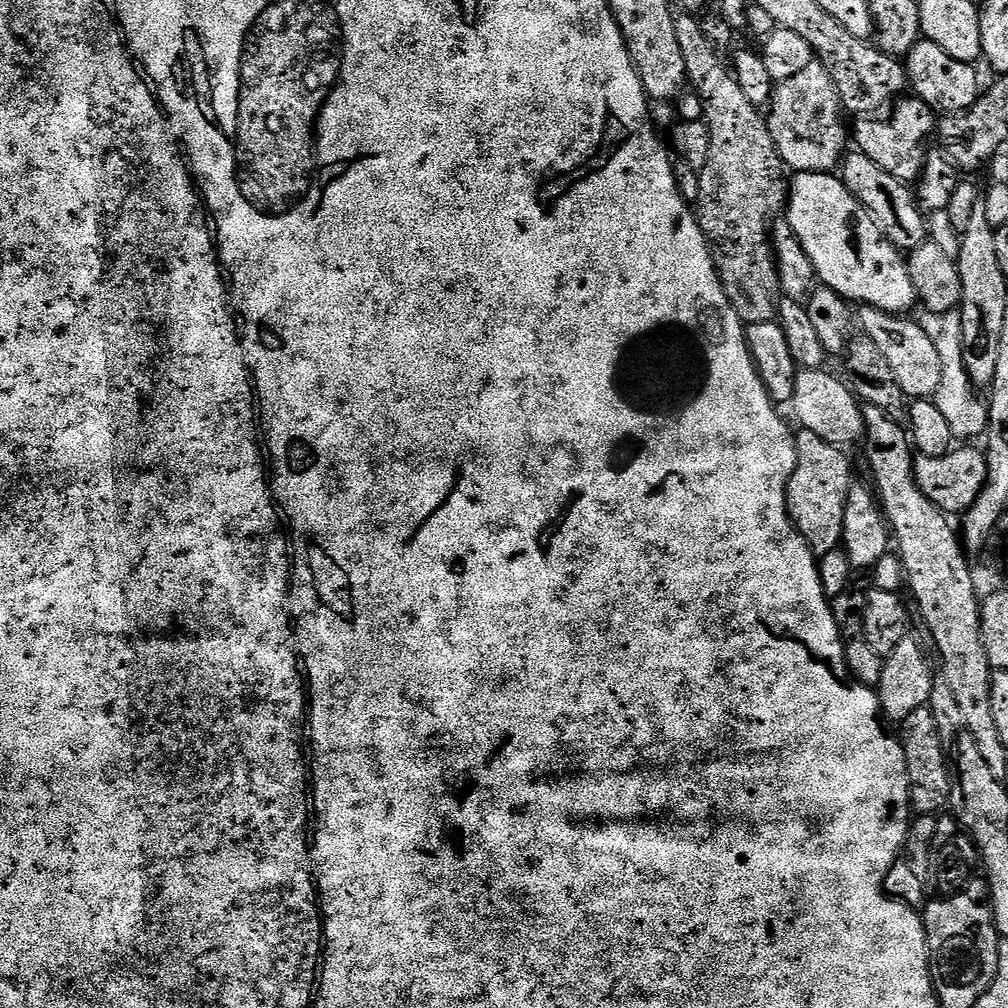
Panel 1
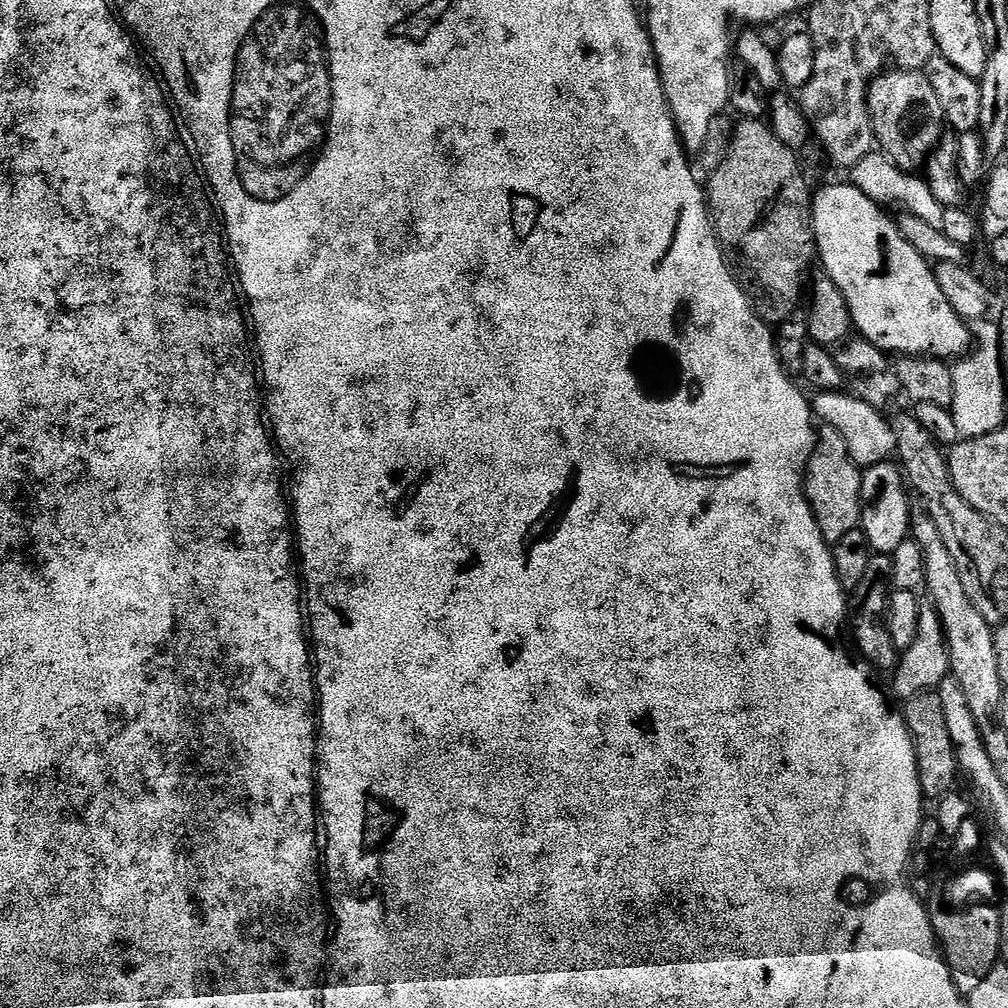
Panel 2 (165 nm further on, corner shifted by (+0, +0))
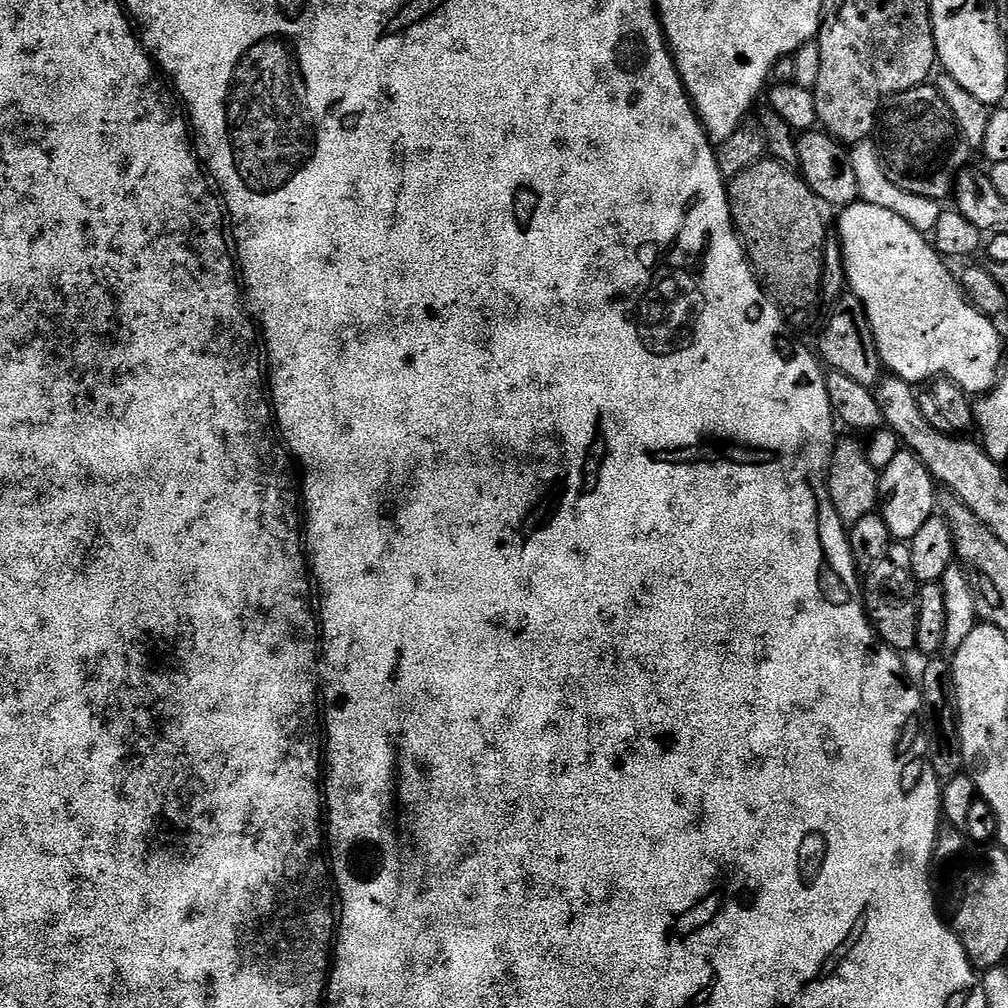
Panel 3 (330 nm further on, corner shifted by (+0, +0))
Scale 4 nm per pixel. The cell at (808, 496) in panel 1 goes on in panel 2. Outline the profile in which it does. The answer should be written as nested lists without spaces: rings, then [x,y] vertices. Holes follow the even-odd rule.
[[[827,426],[819,429],[804,475],[804,493],[818,522],[818,530],[822,530],[822,538],[830,546],[838,543],[850,530],[859,528],[862,468],[851,458],[846,440],[838,430]]]

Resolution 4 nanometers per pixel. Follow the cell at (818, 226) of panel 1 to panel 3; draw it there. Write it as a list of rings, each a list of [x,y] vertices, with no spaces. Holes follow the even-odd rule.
[[[857,202],[843,209],[839,213],[839,216],[840,229],[838,229],[838,235],[840,245],[844,251],[844,269],[848,275],[848,288],[850,289],[851,295],[859,298],[862,306],[866,310],[868,321],[872,327],[872,333],[876,339],[876,345],[880,351],[881,365],[891,375],[897,376],[899,380],[907,380],[913,386],[919,386],[923,380],[932,382],[937,378],[943,378],[945,380],[953,380],[963,392],[969,394],[987,394],[991,392],[996,387],[996,381],[1002,372],[1002,369],[1000,369],[1000,359],[1004,356],[1004,344],[1000,341],[1000,332],[992,325],[995,324],[993,317],[982,315],[970,303],[968,297],[964,294],[963,288],[960,287],[954,272],[952,276],[951,270],[947,268],[949,265],[946,263],[945,257],[939,256],[935,248],[932,247],[931,239],[925,233],[914,230],[914,226],[910,226],[910,222],[906,222],[906,218],[898,218],[898,214],[890,214],[890,210],[882,210],[882,206]]]

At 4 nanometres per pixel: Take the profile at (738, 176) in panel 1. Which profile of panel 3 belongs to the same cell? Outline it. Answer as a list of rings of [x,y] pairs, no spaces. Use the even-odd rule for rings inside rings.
[[[775,158],[758,161],[750,170],[738,174],[728,184],[728,201],[732,223],[748,253],[752,271],[759,277],[760,286],[771,296],[789,321],[804,324],[811,318],[811,308],[821,303],[820,279],[822,278],[822,250],[828,242],[830,229],[824,225],[822,205],[799,171]]]

